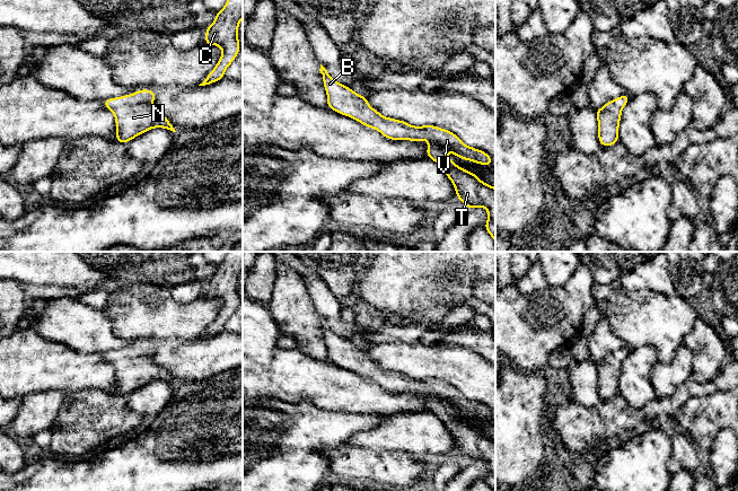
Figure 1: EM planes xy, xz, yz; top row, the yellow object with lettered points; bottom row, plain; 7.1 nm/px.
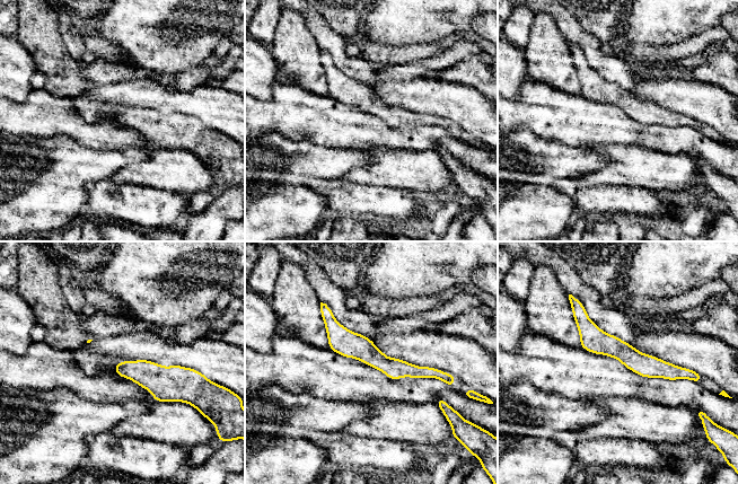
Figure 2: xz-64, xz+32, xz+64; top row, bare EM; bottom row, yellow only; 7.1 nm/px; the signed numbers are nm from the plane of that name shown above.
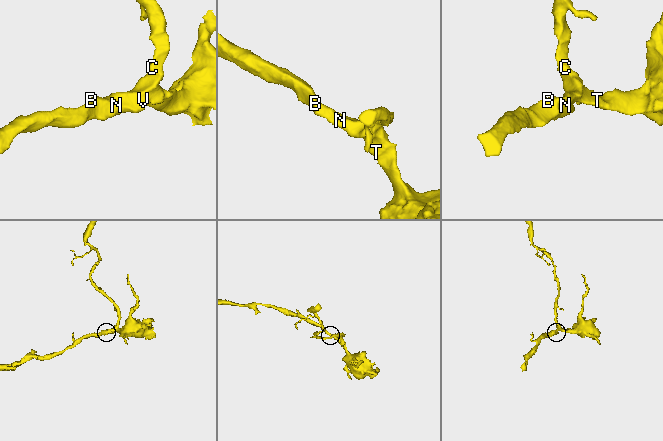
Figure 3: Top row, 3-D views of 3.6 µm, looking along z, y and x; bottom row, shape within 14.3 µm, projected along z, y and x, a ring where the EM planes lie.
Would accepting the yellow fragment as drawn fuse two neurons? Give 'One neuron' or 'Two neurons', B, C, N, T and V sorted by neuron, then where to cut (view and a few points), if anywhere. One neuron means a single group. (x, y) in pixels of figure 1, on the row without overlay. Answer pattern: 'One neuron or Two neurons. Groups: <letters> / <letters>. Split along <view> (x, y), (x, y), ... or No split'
One neuron. Groups: B C N T V. No split

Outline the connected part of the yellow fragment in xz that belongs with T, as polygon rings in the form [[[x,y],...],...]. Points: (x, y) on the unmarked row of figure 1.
[[[320,317],[323,335],[327,347],[327,360],[359,374],[362,378],[378,383],[390,393],[425,393],[430,396],[425,405],[434,413],[453,435],[456,449],[469,461],[489,463],[485,483],[495,491],[495,440],[482,435],[476,427],[460,421],[450,414],[445,401],[464,413],[471,413],[486,420],[492,419],[492,411],[486,405],[468,400],[453,385],[434,378],[414,379],[407,375],[384,370],[374,362],[366,349],[355,347],[350,340],[334,333]]]

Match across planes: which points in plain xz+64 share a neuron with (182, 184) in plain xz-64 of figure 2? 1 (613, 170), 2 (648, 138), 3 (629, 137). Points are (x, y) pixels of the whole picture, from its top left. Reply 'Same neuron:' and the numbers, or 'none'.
Same neuron: 1

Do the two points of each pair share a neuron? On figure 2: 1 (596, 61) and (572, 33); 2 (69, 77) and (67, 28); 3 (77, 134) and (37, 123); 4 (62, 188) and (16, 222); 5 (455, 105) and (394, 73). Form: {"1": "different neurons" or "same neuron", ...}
{"1": "same neuron", "2": "different neurons", "3": "same neuron", "4": "same neuron", "5": "different neurons"}

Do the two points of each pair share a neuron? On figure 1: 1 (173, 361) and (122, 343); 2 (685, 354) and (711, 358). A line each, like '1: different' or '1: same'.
1: same
2: different

